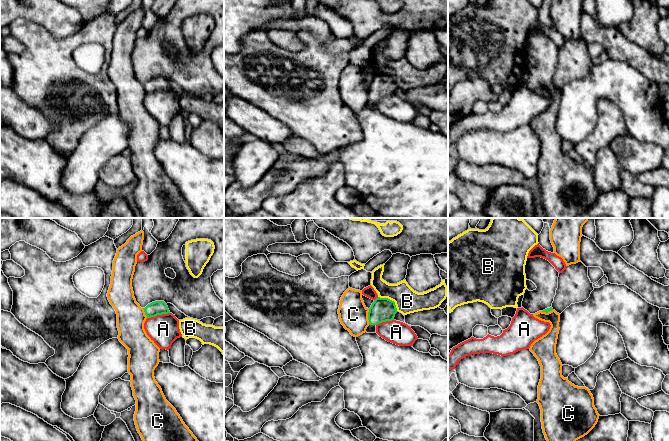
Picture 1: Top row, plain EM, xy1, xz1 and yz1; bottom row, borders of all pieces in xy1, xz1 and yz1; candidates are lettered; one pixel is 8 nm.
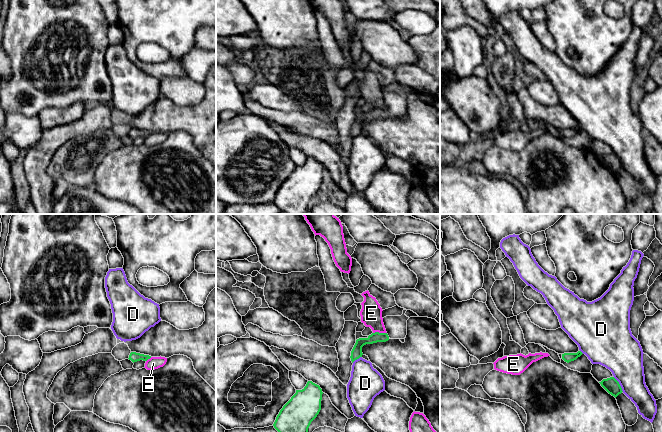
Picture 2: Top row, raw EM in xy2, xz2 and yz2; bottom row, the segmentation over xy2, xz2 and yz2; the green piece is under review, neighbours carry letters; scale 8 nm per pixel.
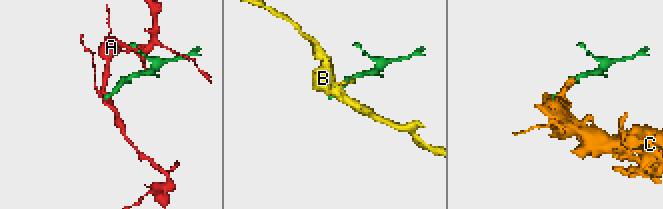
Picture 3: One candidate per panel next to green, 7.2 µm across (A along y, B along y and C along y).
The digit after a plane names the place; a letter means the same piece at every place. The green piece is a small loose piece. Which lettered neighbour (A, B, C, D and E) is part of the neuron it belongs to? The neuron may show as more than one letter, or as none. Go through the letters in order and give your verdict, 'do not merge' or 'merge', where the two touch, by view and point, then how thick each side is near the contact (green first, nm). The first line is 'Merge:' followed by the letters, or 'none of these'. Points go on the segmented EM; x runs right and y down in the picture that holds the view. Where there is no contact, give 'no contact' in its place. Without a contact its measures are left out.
Merge: none of these
A: do not merge; contact xy1 (158, 314); calibres 120 and 240 nm
B: do not merge; contact xz1 (391, 300); calibres 190 and 200 nm
C: do not merge; contact xz1 (368, 317); calibres 190 and 240 nm
D: do not merge; contact yz2 (619, 384); calibres 120 and 320 nm
E: do not merge; contact xz2 (378, 332); calibres 90 and 180 nm

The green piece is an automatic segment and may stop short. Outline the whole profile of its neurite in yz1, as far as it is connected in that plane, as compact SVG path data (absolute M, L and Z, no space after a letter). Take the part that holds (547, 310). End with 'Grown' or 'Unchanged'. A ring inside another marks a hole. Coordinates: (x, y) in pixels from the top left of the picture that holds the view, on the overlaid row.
M581 261L571 264L559 274L558 288L552 306L542 312L555 310L561 314L571 304L586 301L593 290L593 283L588 277L588 267Z. Grown

